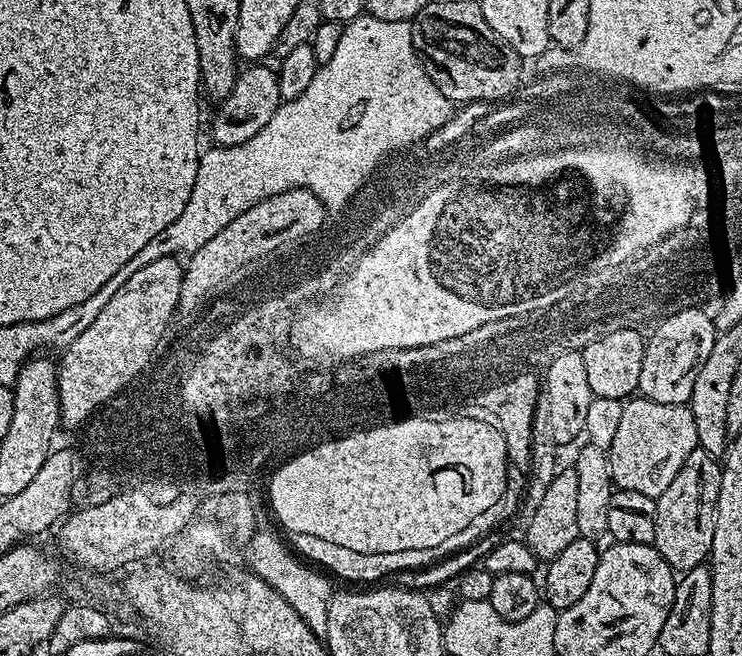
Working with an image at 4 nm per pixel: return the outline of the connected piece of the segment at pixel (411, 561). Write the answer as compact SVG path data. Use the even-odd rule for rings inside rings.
M283 528L282 530L299 555L346 580L380 582L383 581L380 580L383 576L388 576L391 572L404 572L407 568L412 568L416 577L410 581L411 587L428 590L434 584L431 576L432 559L442 552L441 544L424 544L424 548L391 548L389 552L364 552L364 548L348 548L348 544L336 544L336 540L328 540L328 536L316 536L316 532L300 532L300 528Z

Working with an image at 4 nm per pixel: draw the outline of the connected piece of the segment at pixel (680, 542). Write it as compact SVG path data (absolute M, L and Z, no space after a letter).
M697 446L690 454L690 458L686 458L682 470L678 470L678 474L674 474L674 482L670 482L670 486L666 486L666 490L662 490L662 494L655 497L654 546L658 550L658 554L662 554L664 561L677 574L686 573L692 568L699 568L709 559L714 542L718 490L722 486L721 467L721 461L717 457L706 454L706 450Z

